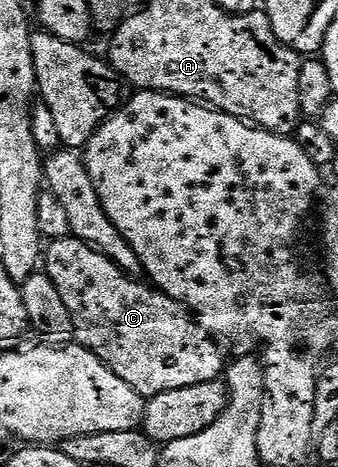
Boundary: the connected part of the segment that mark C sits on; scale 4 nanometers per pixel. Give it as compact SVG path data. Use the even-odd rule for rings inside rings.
M66 237L63 239L52 239L45 247L45 274L51 278L53 285L57 285L57 293L61 293L61 301L65 301L65 309L69 309L71 314L71 322L76 328L92 327L93 330L99 331L99 335L103 338L103 343L107 348L101 351L101 358L104 363L108 363L117 373L117 377L121 377L121 381L125 381L125 385L129 385L134 391L142 395L144 400L149 400L154 395L165 393L169 389L185 389L189 385L201 385L202 383L216 382L224 374L225 358L223 359L223 351L218 347L216 340L213 338L211 331L207 329L199 321L192 312L188 311L183 304L178 303L173 297L166 295L164 291L156 289L150 282L142 281L136 276L128 275L123 271L108 255L103 255L96 247L91 247L81 239L74 237Z

